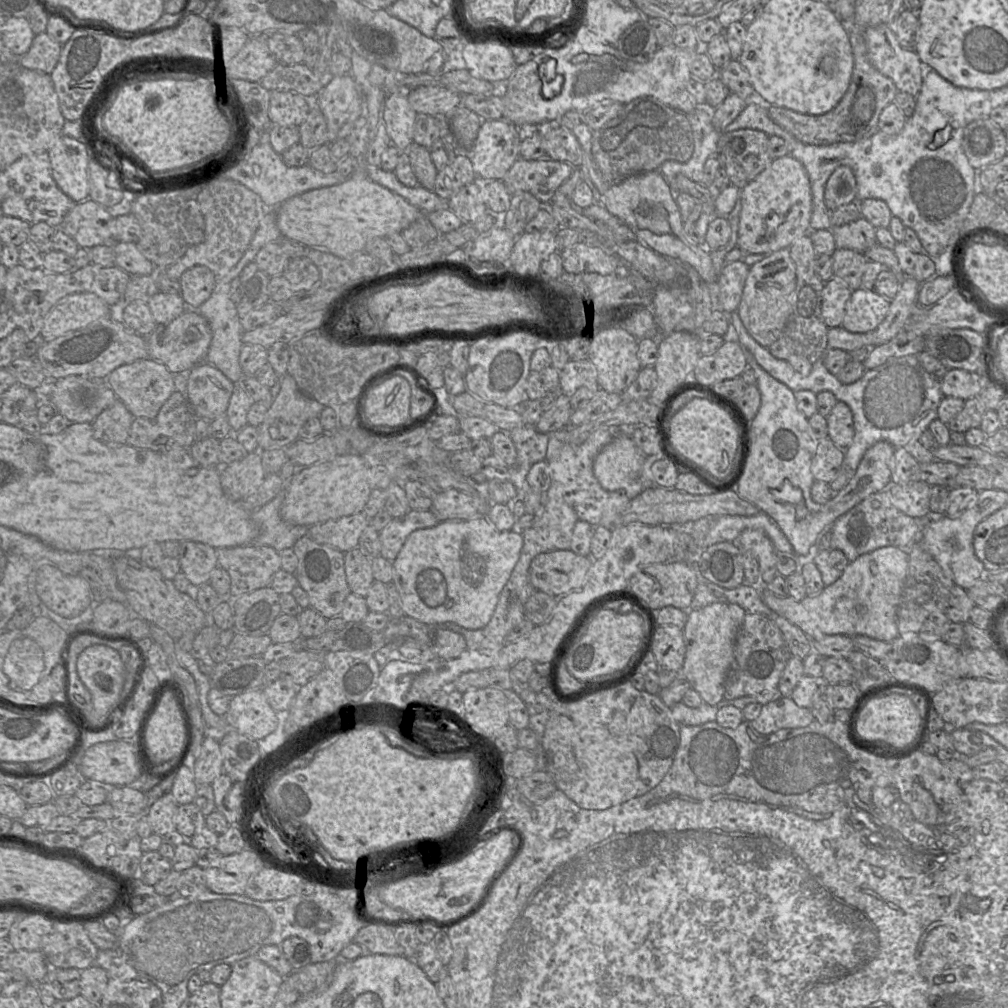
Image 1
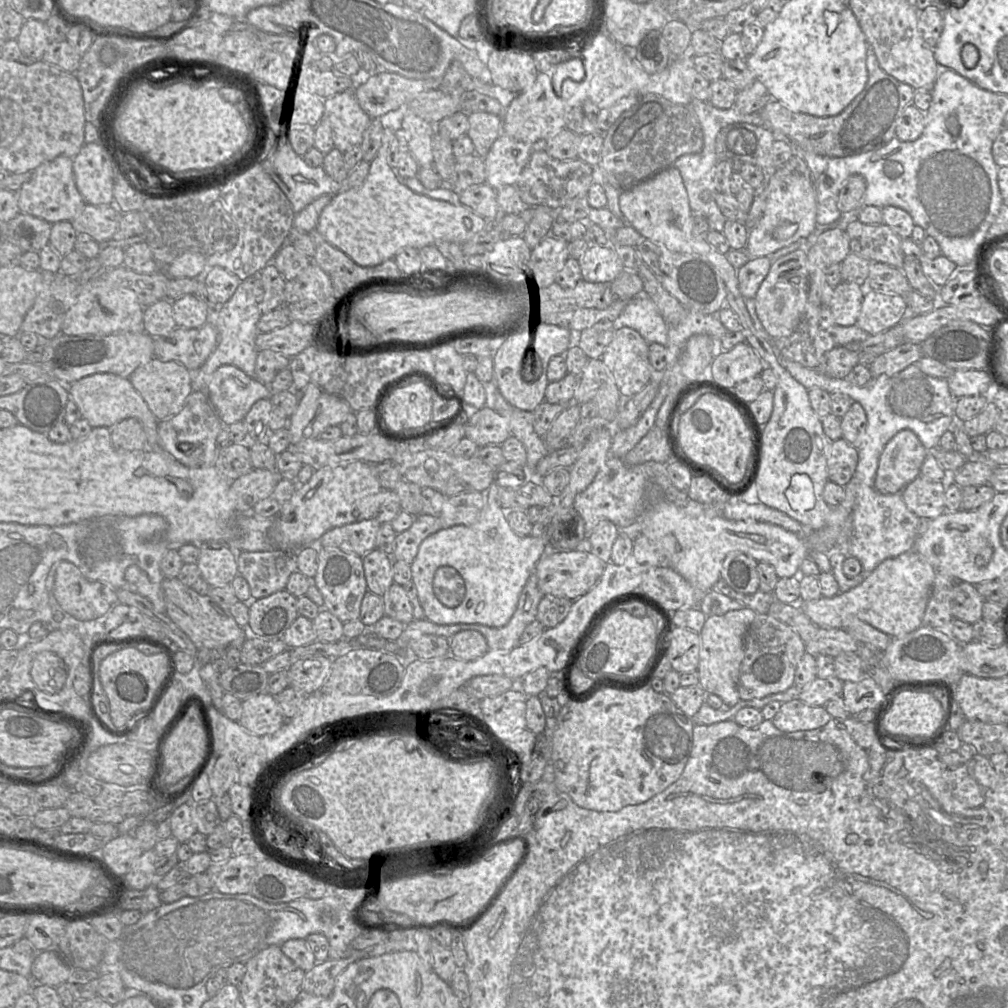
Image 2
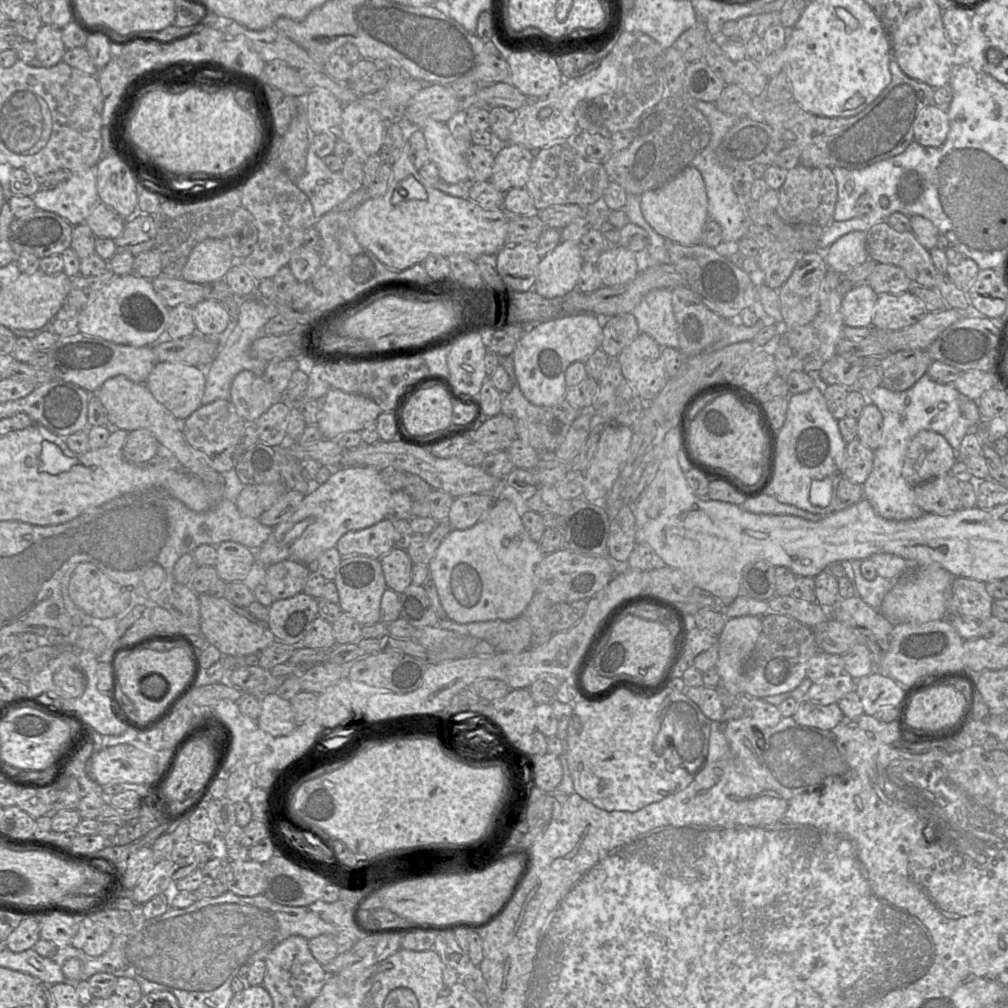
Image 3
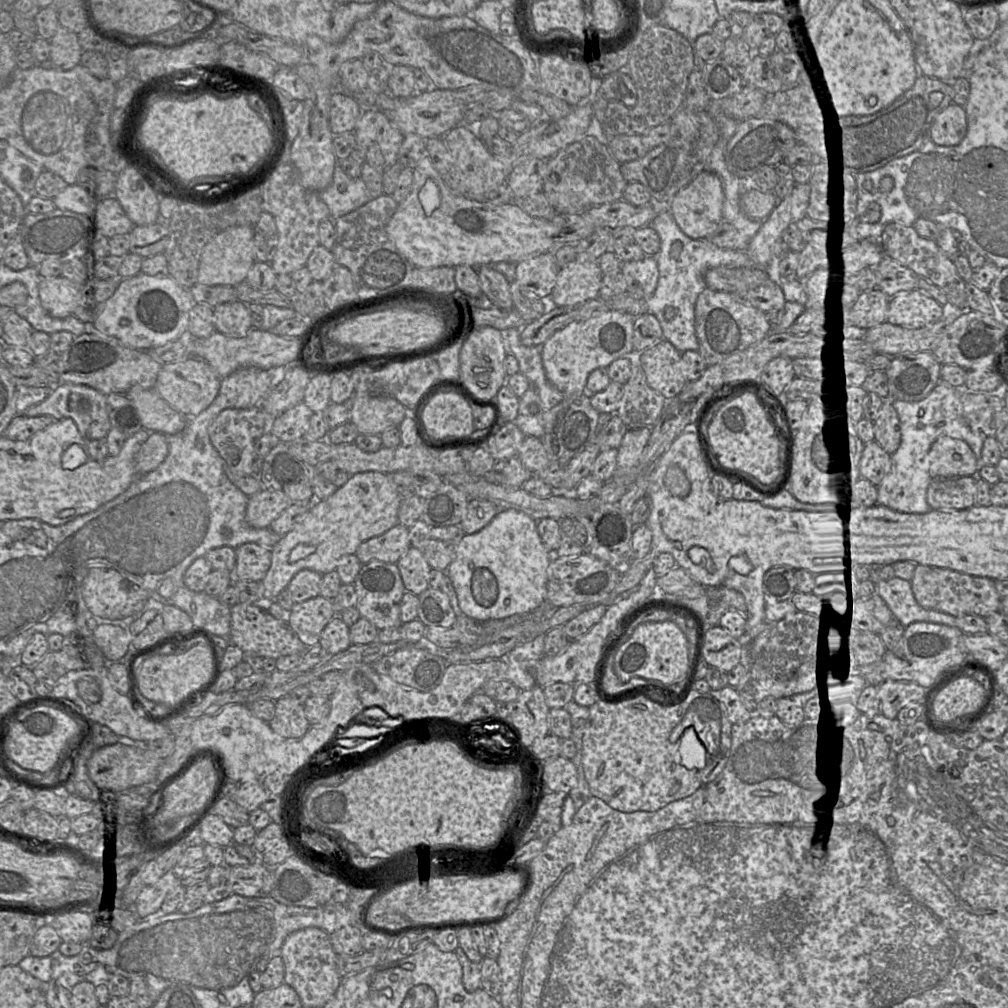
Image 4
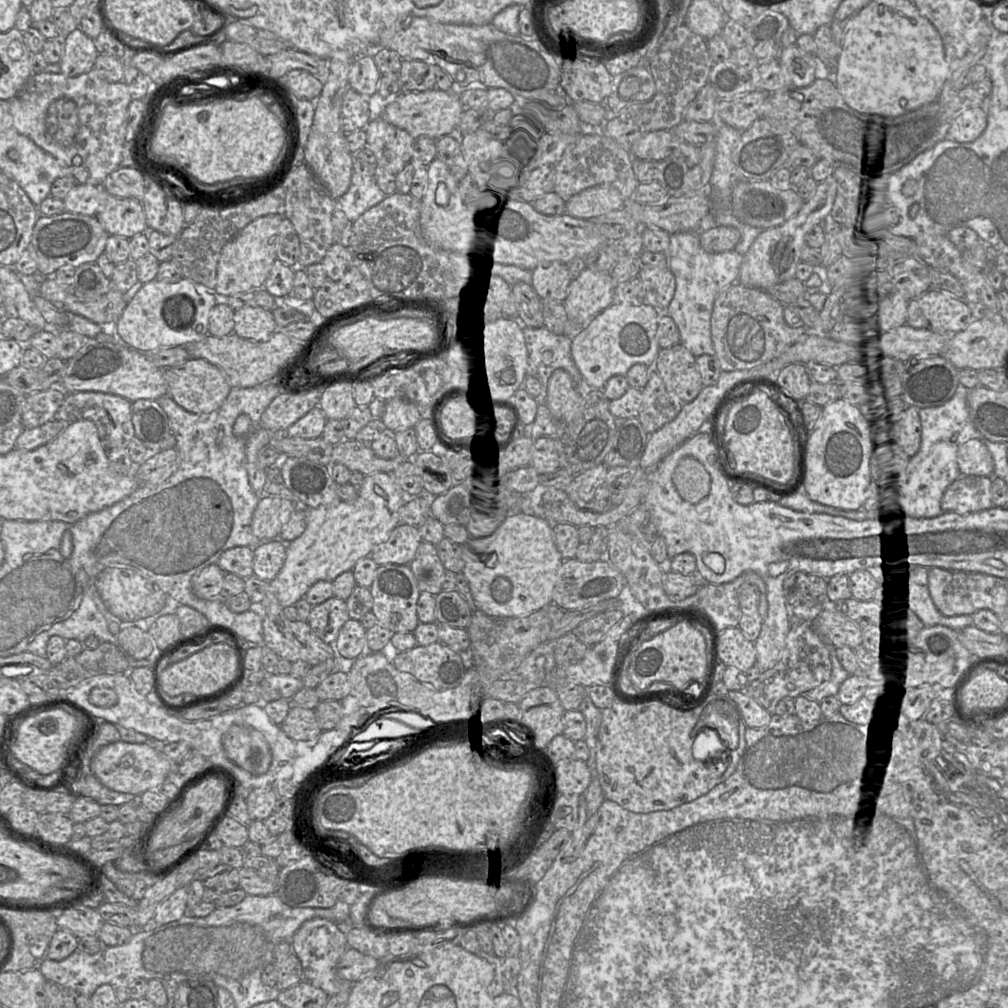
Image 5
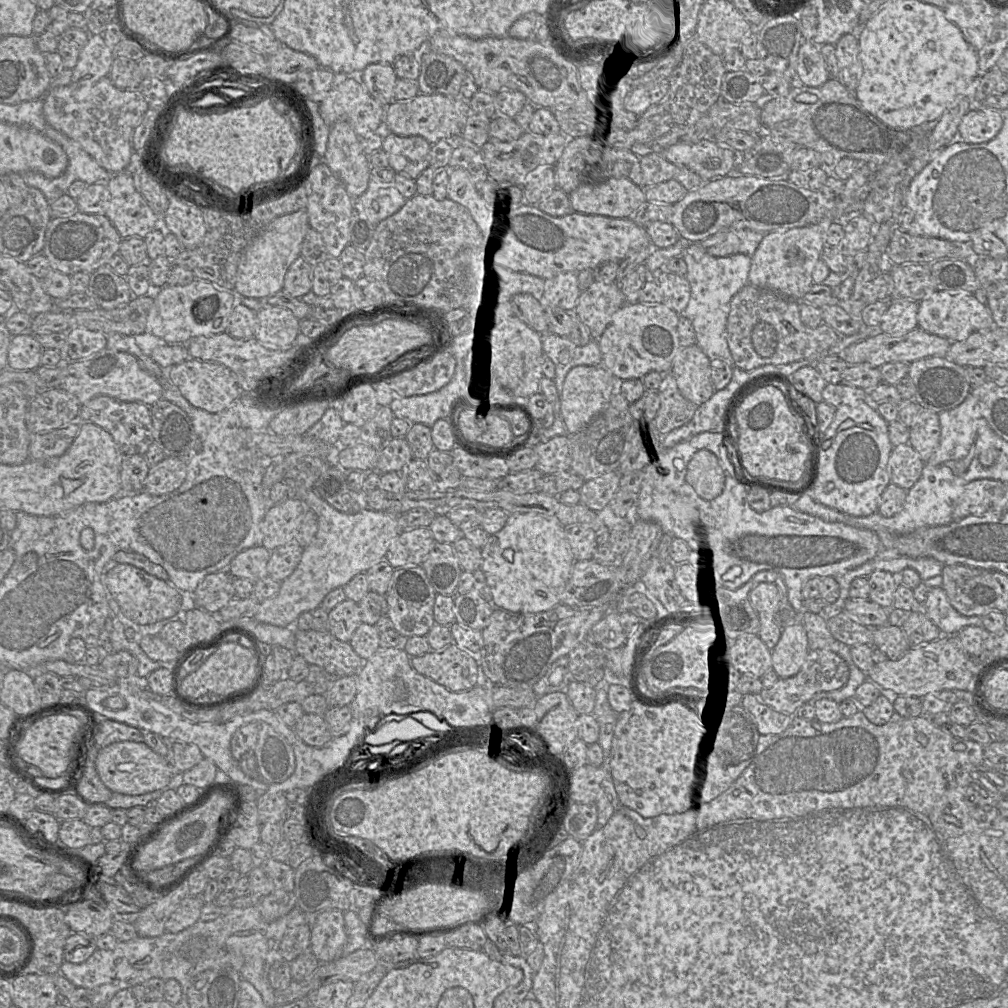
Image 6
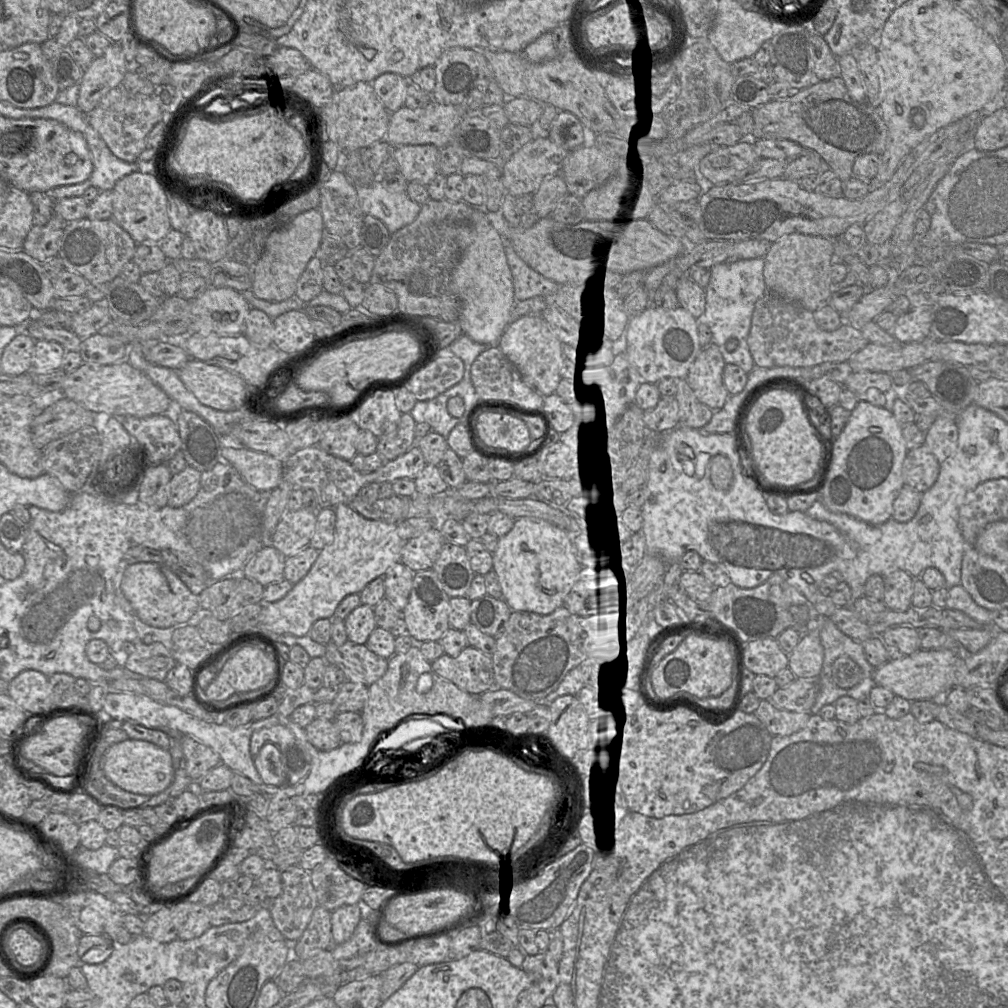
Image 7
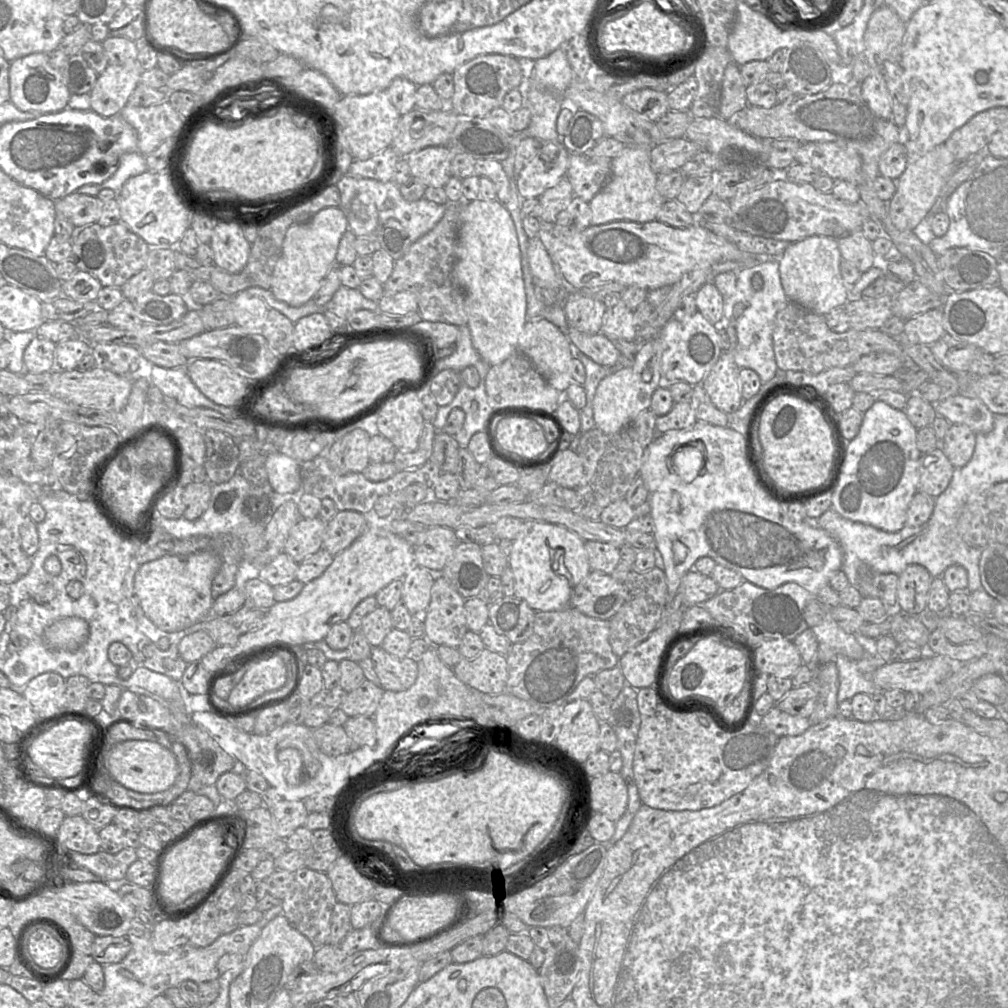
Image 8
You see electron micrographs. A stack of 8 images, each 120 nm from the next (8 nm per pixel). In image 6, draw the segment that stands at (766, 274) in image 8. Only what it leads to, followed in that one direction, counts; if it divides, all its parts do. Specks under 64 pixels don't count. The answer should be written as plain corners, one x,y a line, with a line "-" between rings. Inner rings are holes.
692,242
683,252
682,258
687,265
685,277
691,287
691,296
681,314
691,321
696,334
696,345
710,360
720,359
734,366
726,339
727,318
733,296
749,284
751,257
740,253
726,257
712,256
699,242

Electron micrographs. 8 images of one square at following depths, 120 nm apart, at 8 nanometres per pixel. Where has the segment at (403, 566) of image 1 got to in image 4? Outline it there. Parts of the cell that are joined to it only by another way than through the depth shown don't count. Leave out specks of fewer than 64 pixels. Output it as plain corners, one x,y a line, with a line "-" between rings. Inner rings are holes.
503,508
480,531
464,534
457,541
455,557
445,572
454,587
459,607
466,616
478,621
488,621
526,615
545,601
548,568
553,553
543,544
536,522
524,512

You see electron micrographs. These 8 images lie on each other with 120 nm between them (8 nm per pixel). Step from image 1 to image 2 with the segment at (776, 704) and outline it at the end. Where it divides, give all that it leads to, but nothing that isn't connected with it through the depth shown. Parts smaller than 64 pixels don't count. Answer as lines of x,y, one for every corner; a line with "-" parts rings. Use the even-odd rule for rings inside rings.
800,699
782,703
772,723
782,731
813,730
832,719
824,706
809,706

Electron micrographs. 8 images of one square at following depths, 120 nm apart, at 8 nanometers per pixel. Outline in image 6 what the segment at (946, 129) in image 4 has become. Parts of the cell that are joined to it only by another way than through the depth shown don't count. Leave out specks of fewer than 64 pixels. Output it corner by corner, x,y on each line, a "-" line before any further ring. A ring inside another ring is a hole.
976,109
967,112
958,127
962,142
981,144
992,140
1003,126
1003,114
993,109

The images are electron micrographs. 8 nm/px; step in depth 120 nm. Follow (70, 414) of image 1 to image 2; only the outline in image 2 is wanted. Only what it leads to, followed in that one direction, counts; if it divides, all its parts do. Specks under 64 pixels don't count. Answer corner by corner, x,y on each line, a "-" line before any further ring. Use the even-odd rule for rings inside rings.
96,373
70,383
69,395
76,405
78,417
86,420
92,427
111,427
126,418
137,419
145,430
149,450
159,450
159,420
128,378
111,373

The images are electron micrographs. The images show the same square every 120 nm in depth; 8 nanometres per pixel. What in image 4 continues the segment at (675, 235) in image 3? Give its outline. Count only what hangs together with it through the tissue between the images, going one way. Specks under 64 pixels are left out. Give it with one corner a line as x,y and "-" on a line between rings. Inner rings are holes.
704,170
670,200
666,205
666,212
687,236
704,239
724,221
723,203
724,193
720,179
711,171

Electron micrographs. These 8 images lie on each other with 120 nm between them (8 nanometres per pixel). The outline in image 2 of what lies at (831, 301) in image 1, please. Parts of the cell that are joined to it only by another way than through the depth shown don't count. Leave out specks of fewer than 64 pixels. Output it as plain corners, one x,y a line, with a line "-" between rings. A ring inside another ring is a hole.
844,281
833,289
832,314
836,325
856,325
865,292
865,287

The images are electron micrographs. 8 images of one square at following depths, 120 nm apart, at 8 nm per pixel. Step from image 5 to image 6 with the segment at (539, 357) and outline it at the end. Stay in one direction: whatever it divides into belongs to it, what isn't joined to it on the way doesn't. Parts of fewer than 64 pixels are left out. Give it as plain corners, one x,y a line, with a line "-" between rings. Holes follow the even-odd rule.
540,333
541,334
541,342
542,342
542,348
544,354
554,363
555,365
555,377
554,377
554,382
559,394
559,399
560,395
562,392
562,386
564,379
567,375
567,373
575,366
591,366
591,367
596,367
596,366
602,366
602,356
600,352
600,348
596,342
596,340
591,340
588,344
584,346
578,346
571,340
569,340
567,337
563,336
558,336
553,333

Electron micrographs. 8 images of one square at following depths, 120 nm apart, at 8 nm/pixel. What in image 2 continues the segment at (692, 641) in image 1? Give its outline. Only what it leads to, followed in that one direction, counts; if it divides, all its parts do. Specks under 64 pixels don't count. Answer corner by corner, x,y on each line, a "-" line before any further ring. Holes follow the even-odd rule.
747,607
728,611
722,615
707,616
699,632
701,646
699,664
696,669
699,685
706,693
715,694
728,706
740,701
738,694
738,676
743,659
743,638
757,613

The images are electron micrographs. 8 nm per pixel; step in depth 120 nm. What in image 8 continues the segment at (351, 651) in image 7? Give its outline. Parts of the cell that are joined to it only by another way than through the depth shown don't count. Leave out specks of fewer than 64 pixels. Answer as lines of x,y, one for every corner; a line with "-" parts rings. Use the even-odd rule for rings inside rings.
373,647
370,656
358,663
365,680
384,691
405,691
415,683
418,676
416,660
395,657
381,647

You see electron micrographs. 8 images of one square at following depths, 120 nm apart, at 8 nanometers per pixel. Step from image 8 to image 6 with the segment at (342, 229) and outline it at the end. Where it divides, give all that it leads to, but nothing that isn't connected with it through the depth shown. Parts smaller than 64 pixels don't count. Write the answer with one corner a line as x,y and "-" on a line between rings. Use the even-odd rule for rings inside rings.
305,209
276,217
251,241
240,259
234,290
241,296
265,299
283,289
285,274
300,256
303,239
310,228

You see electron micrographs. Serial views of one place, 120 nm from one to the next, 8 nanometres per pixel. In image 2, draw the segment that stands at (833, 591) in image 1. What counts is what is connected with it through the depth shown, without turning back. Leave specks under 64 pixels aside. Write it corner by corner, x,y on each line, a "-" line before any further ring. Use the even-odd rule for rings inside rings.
914,550
880,563
858,586
833,597
799,602
804,613
819,628
842,628
848,616
856,616
891,638
904,636
922,626
936,572

